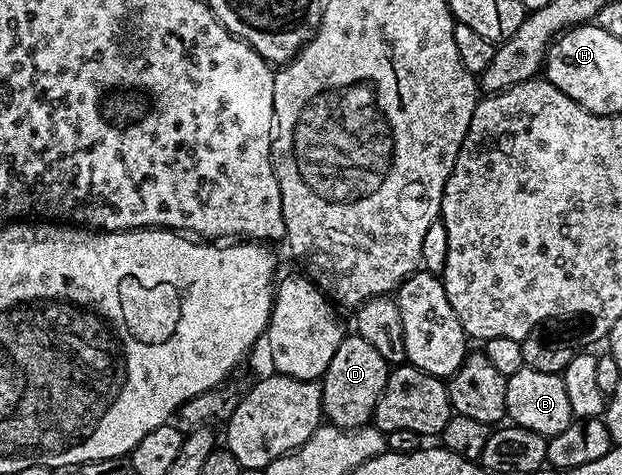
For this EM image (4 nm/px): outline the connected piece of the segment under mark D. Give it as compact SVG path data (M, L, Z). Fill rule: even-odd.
M357 333L347 334L320 378L323 416L335 427L353 429L367 426L373 420L376 401L380 401L380 393L384 393L391 370L391 364L380 357L364 337Z

